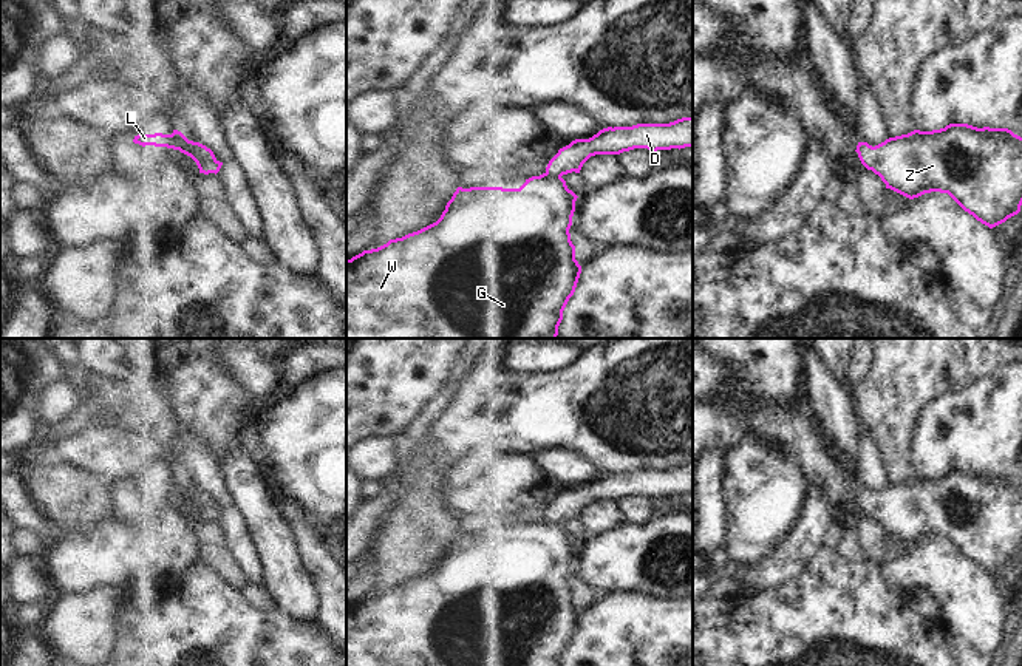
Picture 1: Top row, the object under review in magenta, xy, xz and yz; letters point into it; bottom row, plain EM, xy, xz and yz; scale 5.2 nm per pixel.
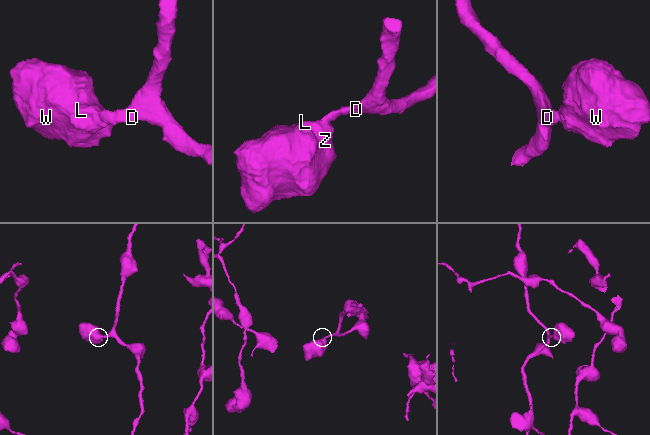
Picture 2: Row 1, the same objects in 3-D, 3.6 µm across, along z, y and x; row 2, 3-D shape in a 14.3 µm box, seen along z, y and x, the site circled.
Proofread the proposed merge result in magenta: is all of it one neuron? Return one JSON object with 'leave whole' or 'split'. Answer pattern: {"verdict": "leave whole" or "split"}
{"verdict": "leave whole"}

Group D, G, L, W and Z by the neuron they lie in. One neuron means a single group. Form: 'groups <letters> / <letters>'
groups D G L W Z

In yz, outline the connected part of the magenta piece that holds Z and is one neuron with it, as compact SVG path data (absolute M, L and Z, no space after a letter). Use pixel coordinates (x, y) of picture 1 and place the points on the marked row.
M949 124L932 131L914 130L872 147L858 142L861 164L909 199L925 193L948 193L965 212L990 229L1017 215L1022 206L1022 138L1008 128L977 128Z

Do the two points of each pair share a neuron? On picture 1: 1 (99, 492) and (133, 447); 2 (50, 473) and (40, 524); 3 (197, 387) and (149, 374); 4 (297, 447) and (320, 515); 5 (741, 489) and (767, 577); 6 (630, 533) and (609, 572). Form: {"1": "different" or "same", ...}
{"1": "different", "2": "different", "3": "same", "4": "same", "5": "different", "6": "same"}

